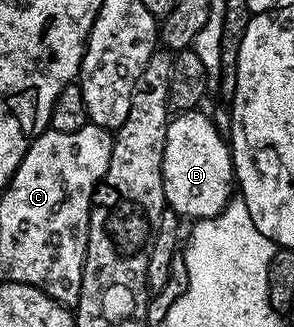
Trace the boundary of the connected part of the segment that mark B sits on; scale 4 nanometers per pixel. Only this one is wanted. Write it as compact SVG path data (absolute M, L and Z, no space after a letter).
M199 109L186 110L177 113L169 121L162 156L162 180L167 209L184 220L213 218L224 211L228 199L234 194L229 143L219 135L211 117L207 113L200 113Z

